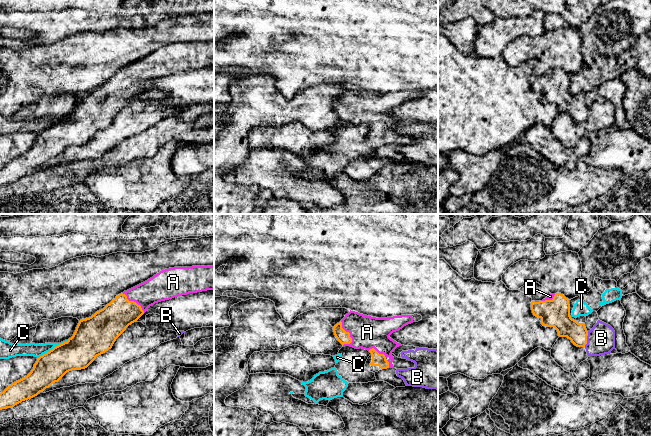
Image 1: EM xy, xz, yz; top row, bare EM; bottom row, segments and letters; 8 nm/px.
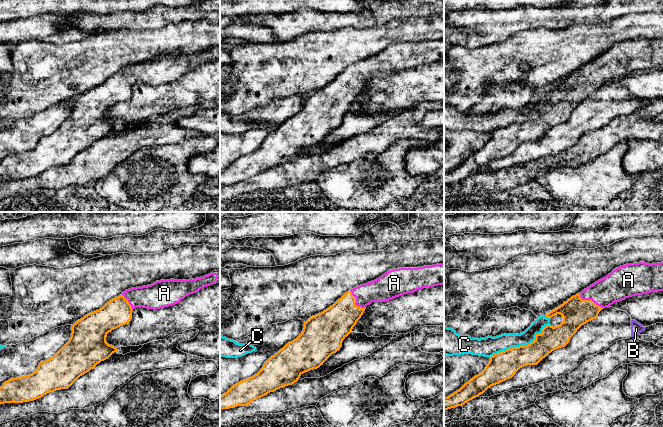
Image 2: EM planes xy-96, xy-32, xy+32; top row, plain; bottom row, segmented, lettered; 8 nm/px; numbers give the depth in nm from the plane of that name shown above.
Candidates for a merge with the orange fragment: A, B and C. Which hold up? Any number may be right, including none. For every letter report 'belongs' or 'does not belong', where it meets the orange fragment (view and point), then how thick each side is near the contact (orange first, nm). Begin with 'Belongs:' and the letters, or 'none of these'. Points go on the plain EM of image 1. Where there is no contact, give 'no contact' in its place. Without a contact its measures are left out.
Belongs: A
A: belongs; meets orange in xz at (348, 108); 100 nm thick on the orange side, 260 nm on the other
B: does not belong; meets orange in yz at (586, 115); 160 nm thick on the orange side, 220 nm on the other
C: does not belong; meets orange in xy at (53, 124); 260 nm thick on the orange side, 110 nm on the other

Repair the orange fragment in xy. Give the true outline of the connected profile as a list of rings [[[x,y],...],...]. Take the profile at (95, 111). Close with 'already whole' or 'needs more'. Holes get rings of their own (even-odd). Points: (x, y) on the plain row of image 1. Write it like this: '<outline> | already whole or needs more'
[[[214,42],[165,45],[124,67],[91,93],[80,96],[67,118],[37,134],[27,152],[1,168],[0,186],[37,172],[69,147],[87,144],[155,79],[207,66],[214,66]]] | needs more

